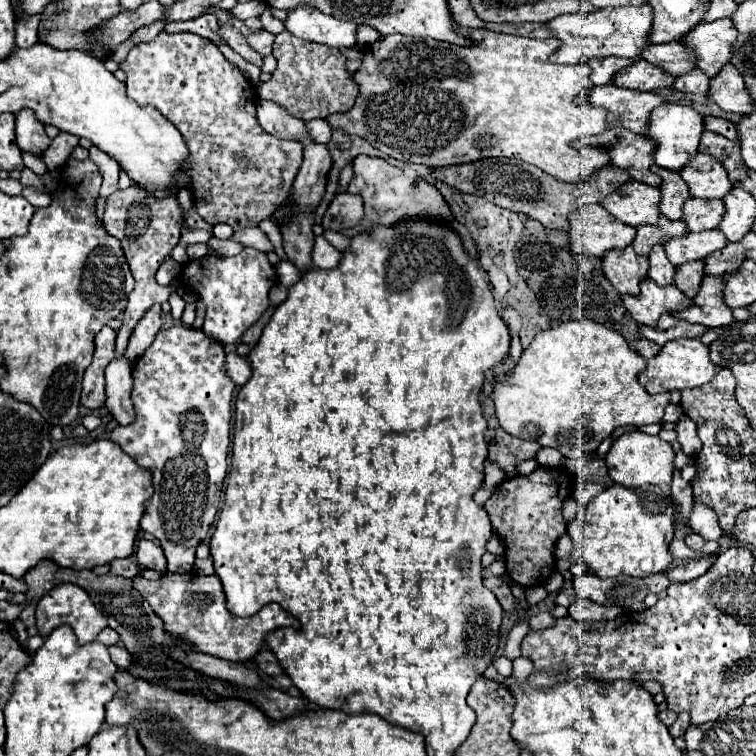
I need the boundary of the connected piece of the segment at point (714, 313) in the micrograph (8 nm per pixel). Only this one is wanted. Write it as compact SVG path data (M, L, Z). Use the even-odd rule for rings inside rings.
M704 276L700 292L698 296L692 298L692 304L684 310L672 312L672 316L694 324L704 324L706 328L732 324L734 322L732 310L722 300L722 278Z

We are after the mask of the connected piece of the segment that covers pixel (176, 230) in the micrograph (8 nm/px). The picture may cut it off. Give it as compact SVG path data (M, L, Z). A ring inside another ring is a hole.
M132 184L130 188L118 190L106 198L104 228L110 236L120 240L124 256L126 256L132 276L136 280L136 286L134 286L132 294L128 296L128 306L122 316L122 328L118 330L118 338L116 338L116 358L118 358L126 350L130 334L134 332L140 318L148 312L148 308L152 304L166 302L170 296L170 288L156 284L154 276L156 276L156 270L160 268L160 264L164 262L164 258L170 256L170 252L174 250L174 246L180 240L182 208L174 196L160 200L160 198L154 198L154 194L146 192L144 188Z

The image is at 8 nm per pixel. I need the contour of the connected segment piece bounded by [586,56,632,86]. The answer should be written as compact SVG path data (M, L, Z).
M606 56L606 58L590 58L590 62L586 60L586 64L592 68L592 82L596 86L602 86L602 84L610 84L612 78L616 76L618 70L630 66L632 60L626 60L626 58L618 58L618 56Z

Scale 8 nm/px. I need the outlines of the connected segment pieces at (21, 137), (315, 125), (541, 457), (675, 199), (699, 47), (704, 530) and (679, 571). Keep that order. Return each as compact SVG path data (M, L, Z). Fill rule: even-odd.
M22 110L16 114L16 142L22 152L30 152L42 158L44 150L50 146L50 138L44 132L44 126L36 120L34 112Z
M318 118L318 120L310 120L306 126L308 126L310 136L312 136L316 142L322 142L322 144L330 142L330 134L332 134L332 130L330 130L330 126L328 126L326 120L322 120L322 118Z
M542 447L536 454L535 460L540 466L561 468L563 466L564 457L556 449Z
M652 166L652 172L656 172L662 178L662 184L660 184L662 198L658 202L660 212L670 220L682 218L682 206L690 198L690 194L686 192L686 182L678 176L678 172L670 172L658 166Z
M730 18L714 22L700 22L696 28L680 38L680 44L696 54L696 66L706 76L716 76L722 64L730 58L730 46L734 44L738 30Z
M694 504L690 512L690 528L706 540L718 540L724 532L718 524L716 514L706 504Z
M716 554L712 558L696 558L696 560L688 560L686 564L680 564L680 566L674 566L672 570L666 572L666 578L670 582L688 582L688 580L694 580L698 576L702 576L716 560Z

